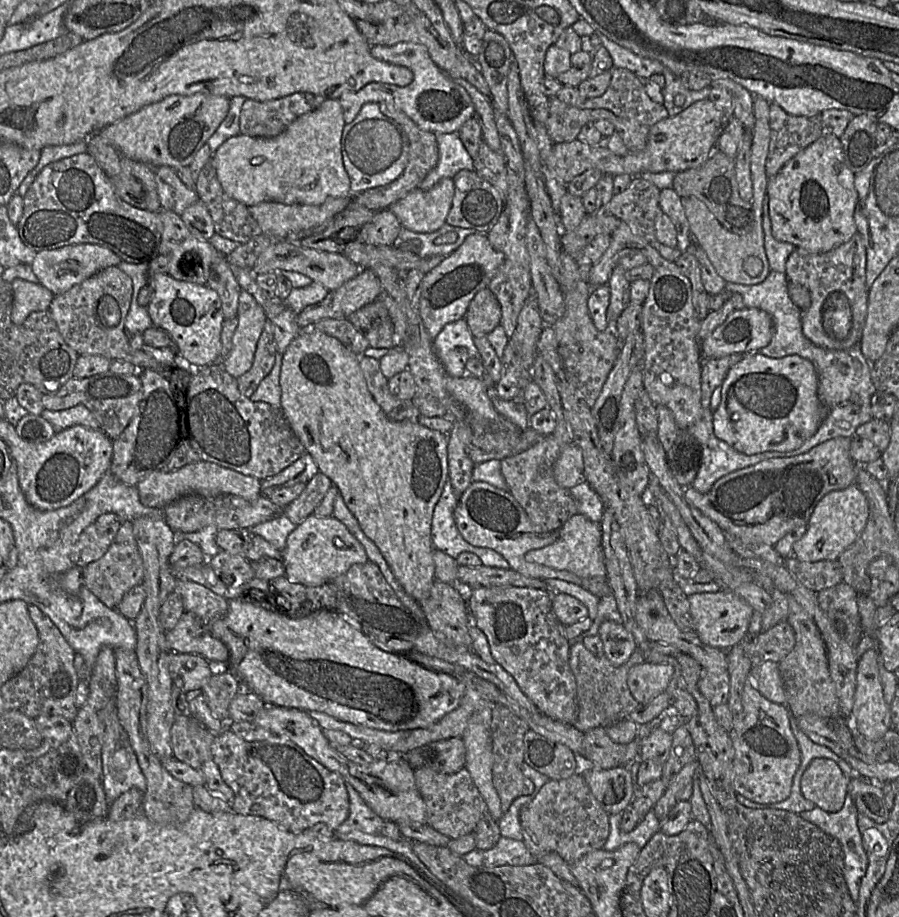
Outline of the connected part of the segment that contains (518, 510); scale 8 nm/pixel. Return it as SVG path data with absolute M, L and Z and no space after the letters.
M473 481L458 497L454 519L460 534L468 543L498 552L507 560L510 569L522 575L542 580L551 578L564 580L584 588L598 598L611 594L605 577L582 578L569 571L557 570L525 560L527 552L552 544L557 539L557 531L535 532L527 513L508 490L501 490L485 482Z

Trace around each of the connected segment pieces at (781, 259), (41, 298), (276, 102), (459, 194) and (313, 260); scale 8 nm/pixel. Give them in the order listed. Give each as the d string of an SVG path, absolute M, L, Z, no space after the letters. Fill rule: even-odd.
M768 197L763 202L762 226L764 232L764 247L769 267L774 272L785 272L788 257L796 250L796 247L789 242L776 240L772 235L771 221L768 212Z
M15 278L12 282L13 307L12 322L20 325L35 311L48 310L55 294L39 282Z
M306 92L268 101L246 99L240 112L240 134L251 137L276 136L296 118L316 109L323 100L321 96Z
M462 170L452 177L455 192L446 224L489 232L504 208L503 194L474 170Z
M275 241L259 255L254 266L249 270L254 275L274 270L299 272L330 291L339 288L346 281L355 278L361 268L340 252L318 251L302 247L293 242Z

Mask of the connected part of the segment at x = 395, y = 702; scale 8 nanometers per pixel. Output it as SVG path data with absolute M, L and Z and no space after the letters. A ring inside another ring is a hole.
M232 599L228 601L226 615L208 626L209 633L227 646L229 650L229 668L241 681L241 689L242 687L250 689L260 696L266 704L285 708L295 708L306 712L322 712L339 721L387 732L428 728L436 724L445 715L454 711L460 705L466 689L465 684L461 680L449 674L429 670L407 658L405 654L390 653L379 649L372 643L370 638L362 631L357 623L352 623L337 611L321 609L304 617L292 618L282 609L283 608L277 608L274 611L271 608L266 608L248 599Z

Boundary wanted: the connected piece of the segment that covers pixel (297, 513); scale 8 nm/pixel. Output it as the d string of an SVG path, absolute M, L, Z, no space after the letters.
M318 472L306 483L302 493L283 509L284 514L293 524L298 524L308 516L323 500L332 482L324 474Z

